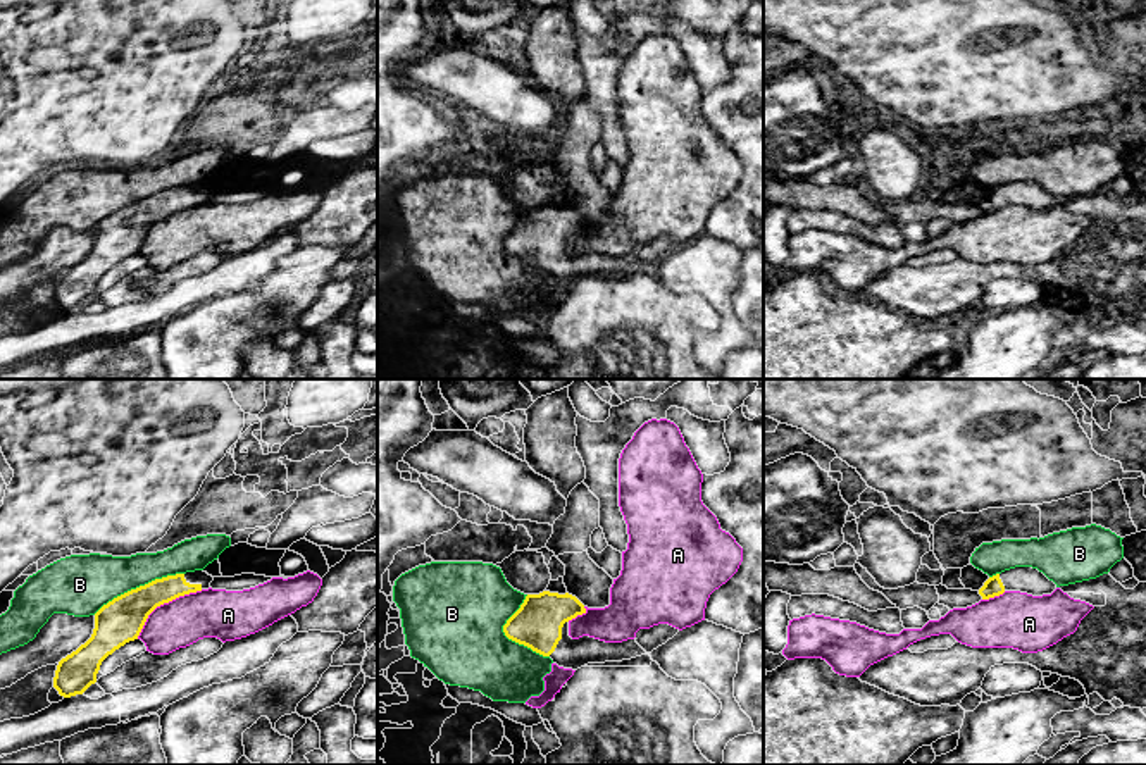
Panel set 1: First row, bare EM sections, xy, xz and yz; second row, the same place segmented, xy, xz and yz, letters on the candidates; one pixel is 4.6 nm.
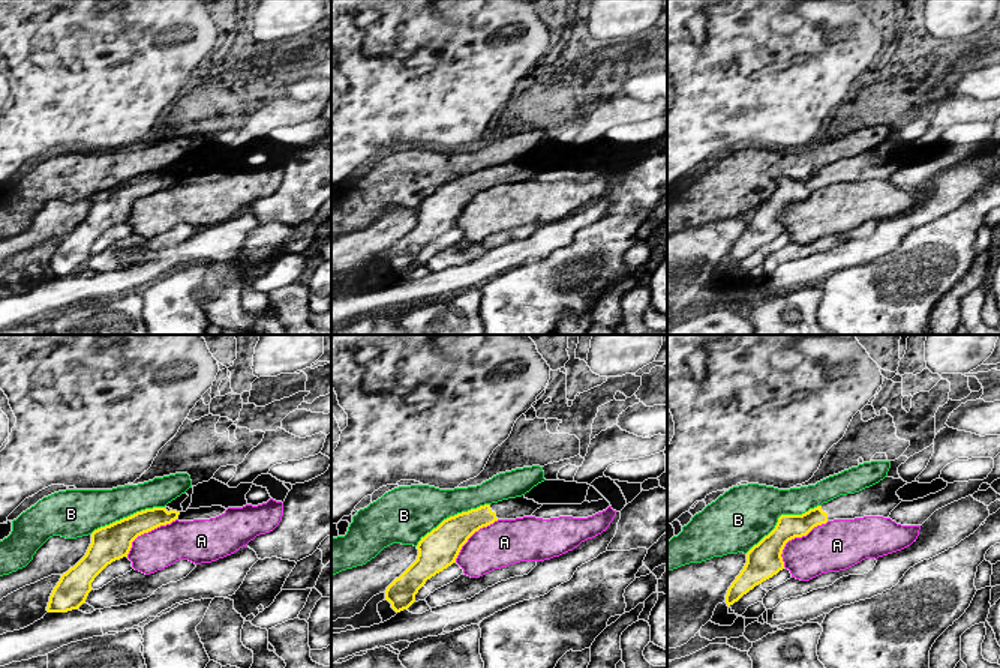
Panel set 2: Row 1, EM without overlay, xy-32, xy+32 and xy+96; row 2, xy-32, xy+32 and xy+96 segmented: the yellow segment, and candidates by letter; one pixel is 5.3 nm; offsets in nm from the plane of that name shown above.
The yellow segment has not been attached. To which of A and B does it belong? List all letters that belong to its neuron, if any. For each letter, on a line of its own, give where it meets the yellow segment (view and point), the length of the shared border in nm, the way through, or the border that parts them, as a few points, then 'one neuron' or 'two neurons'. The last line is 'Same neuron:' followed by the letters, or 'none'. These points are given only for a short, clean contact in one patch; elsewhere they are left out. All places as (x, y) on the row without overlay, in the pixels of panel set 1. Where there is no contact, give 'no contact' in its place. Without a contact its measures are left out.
A: xy (164, 216) | 380 nm | two neurons
B: xy (140, 200) | 460 nm | two neurons
Same neuron: none

